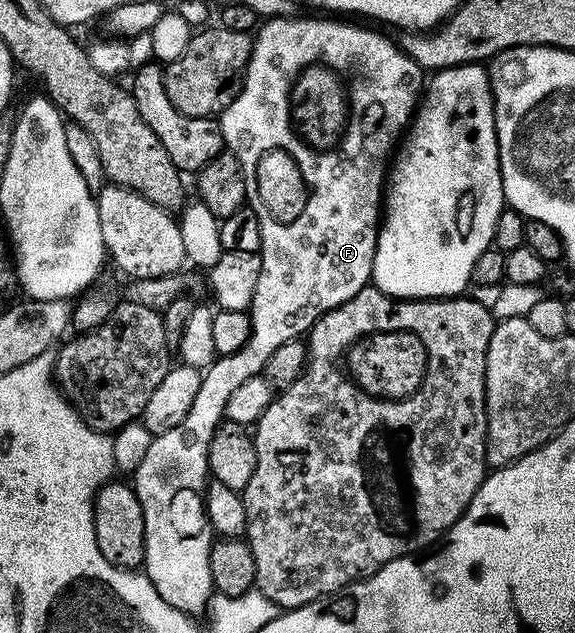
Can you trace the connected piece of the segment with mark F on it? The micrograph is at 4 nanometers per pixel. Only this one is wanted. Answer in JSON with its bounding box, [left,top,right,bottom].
[133,17,425,617]

